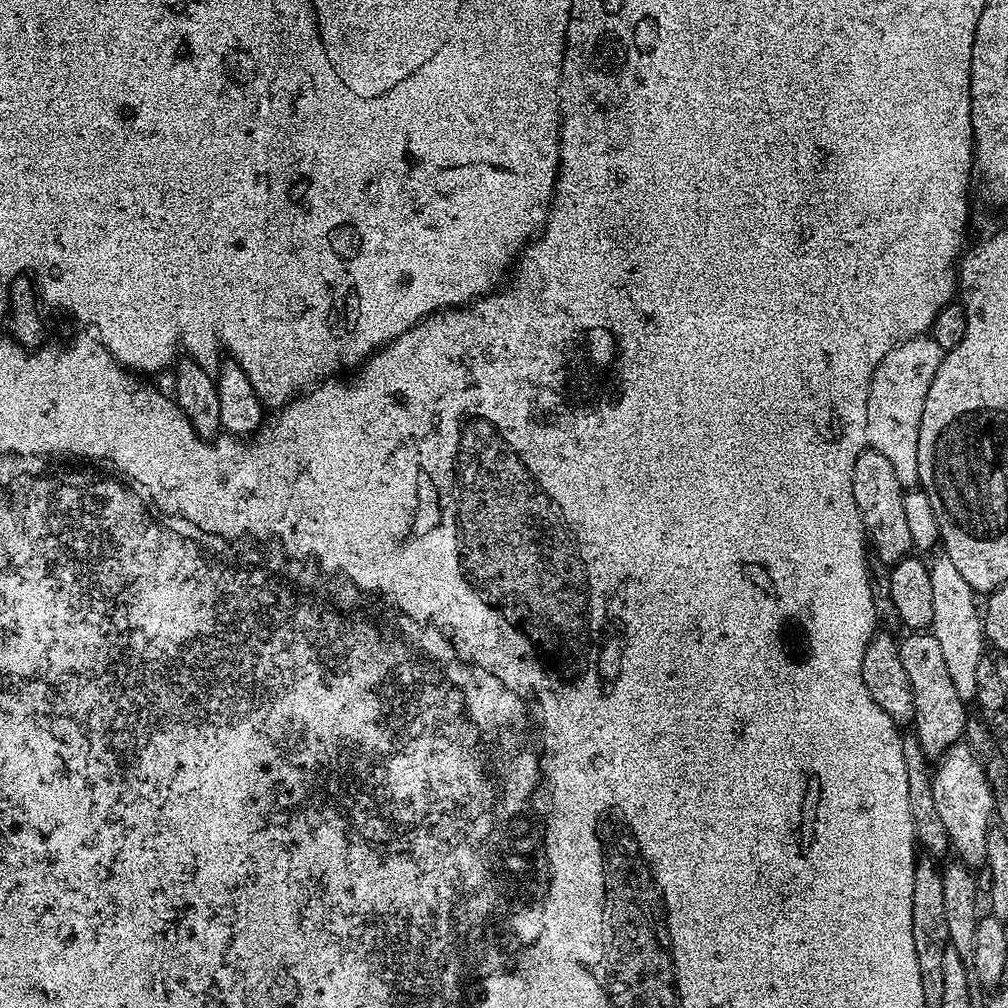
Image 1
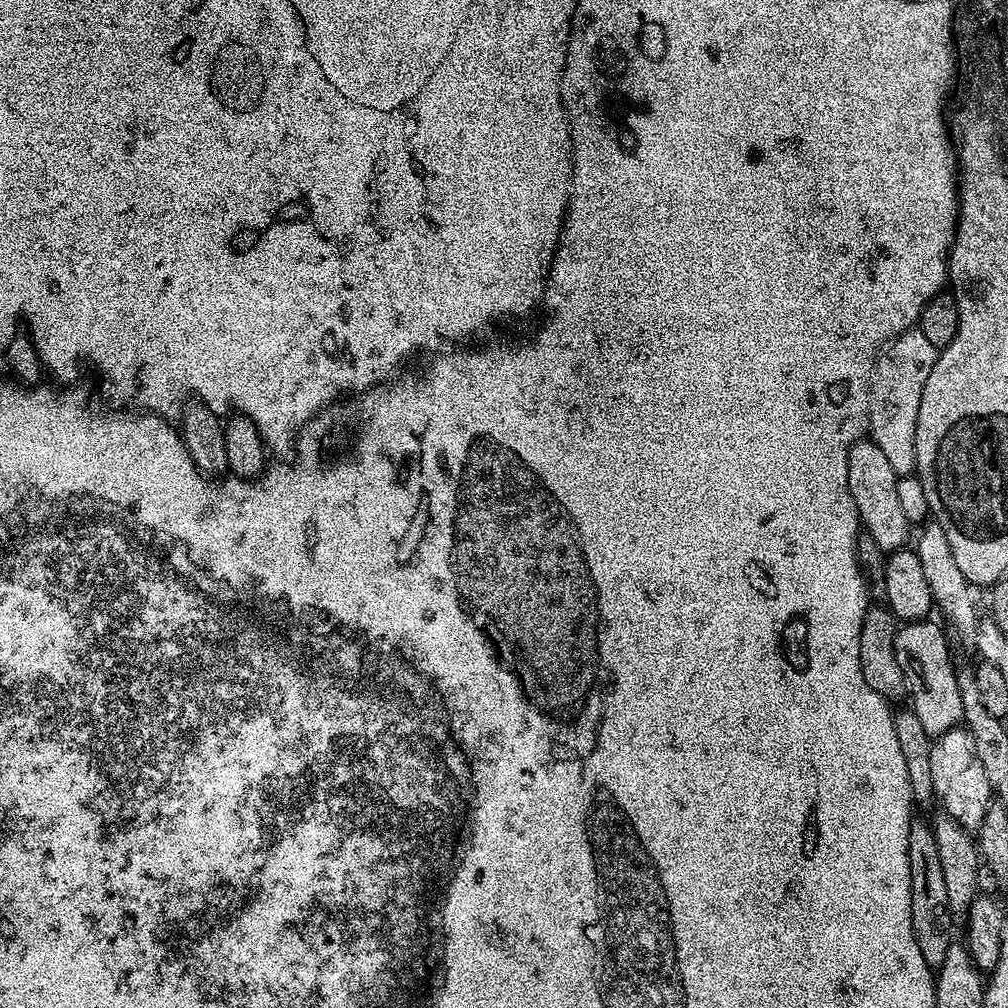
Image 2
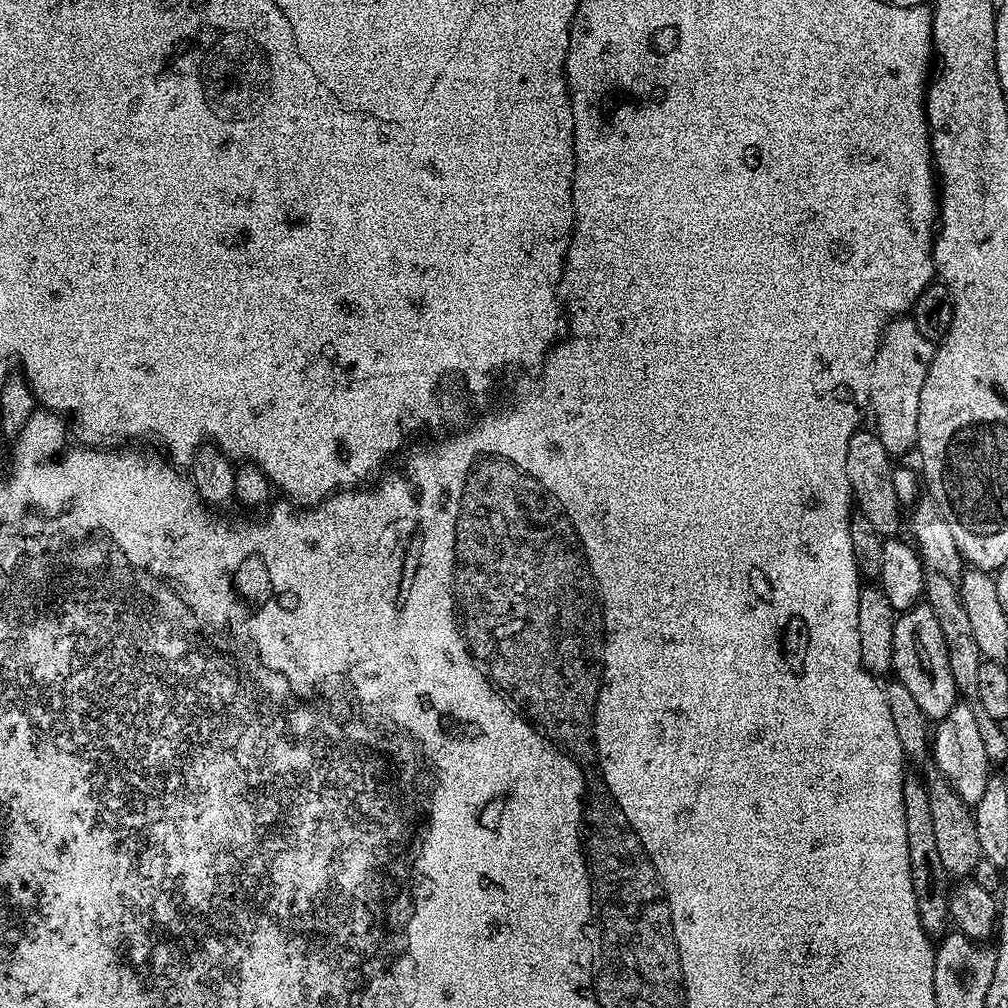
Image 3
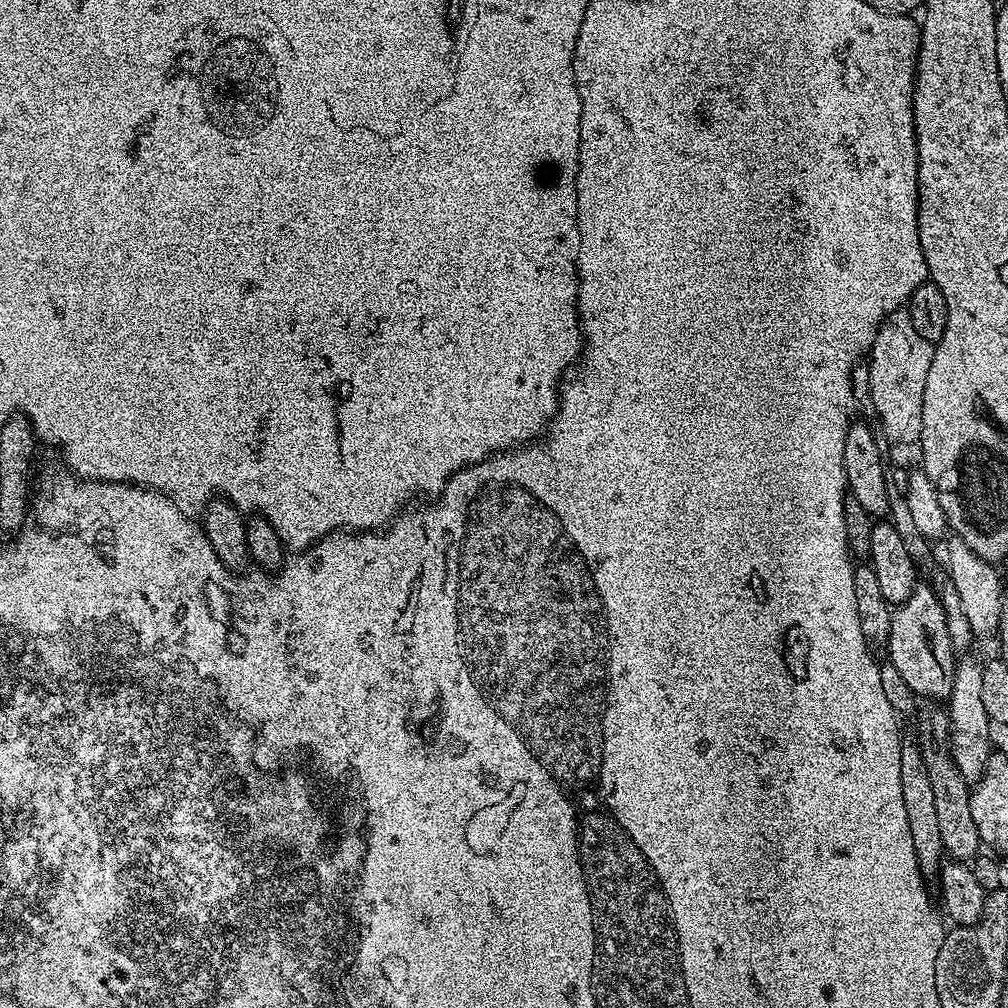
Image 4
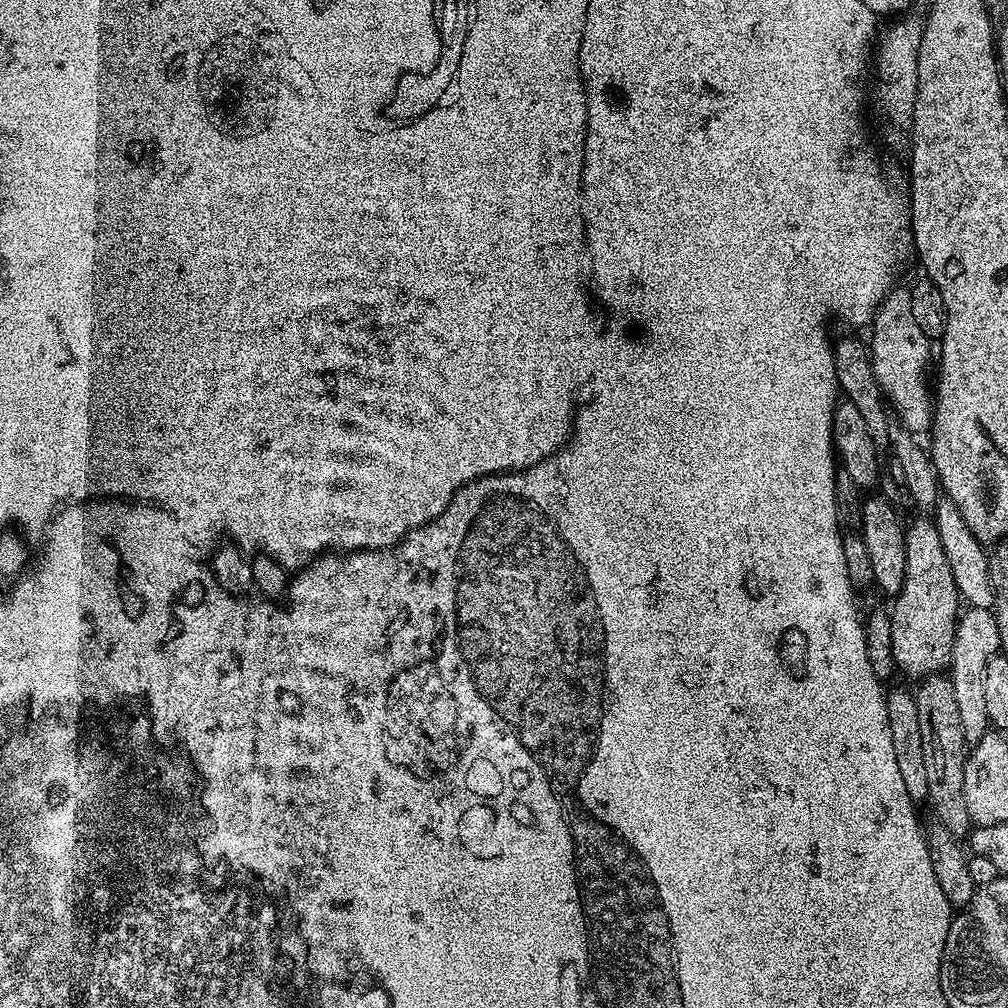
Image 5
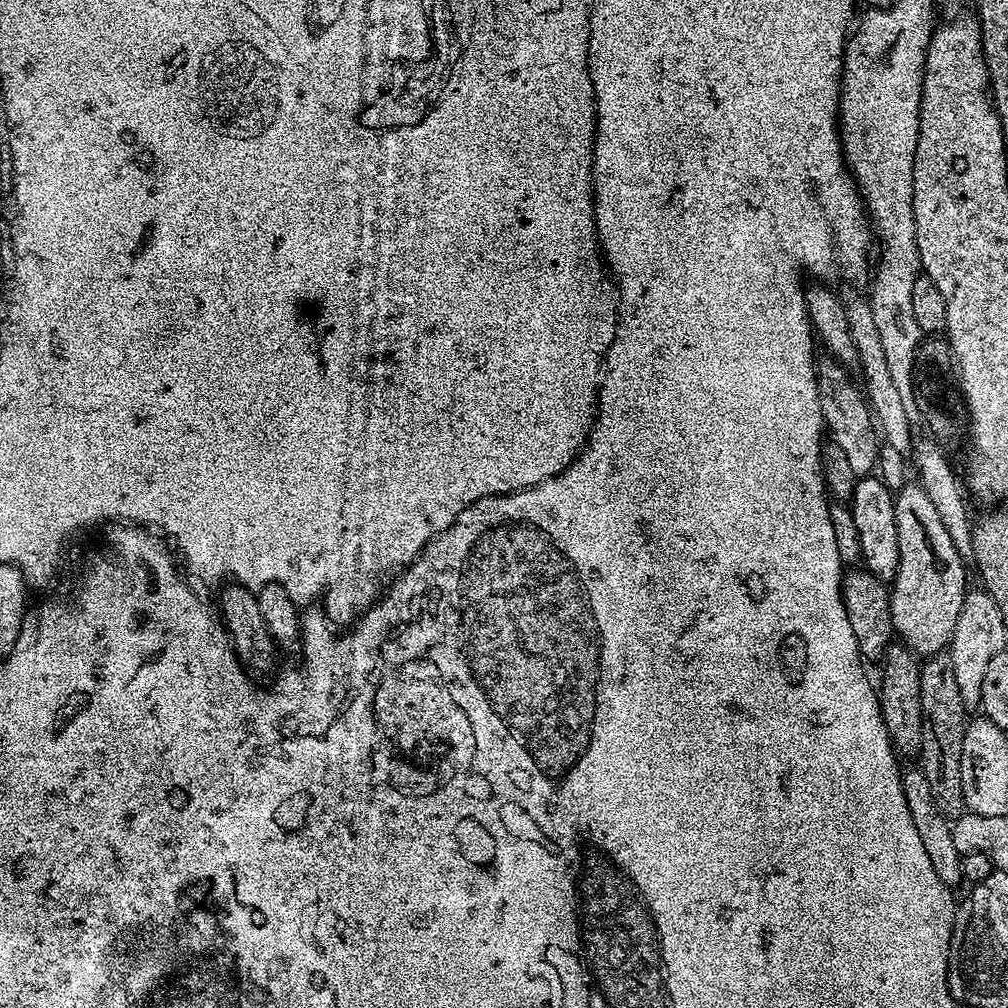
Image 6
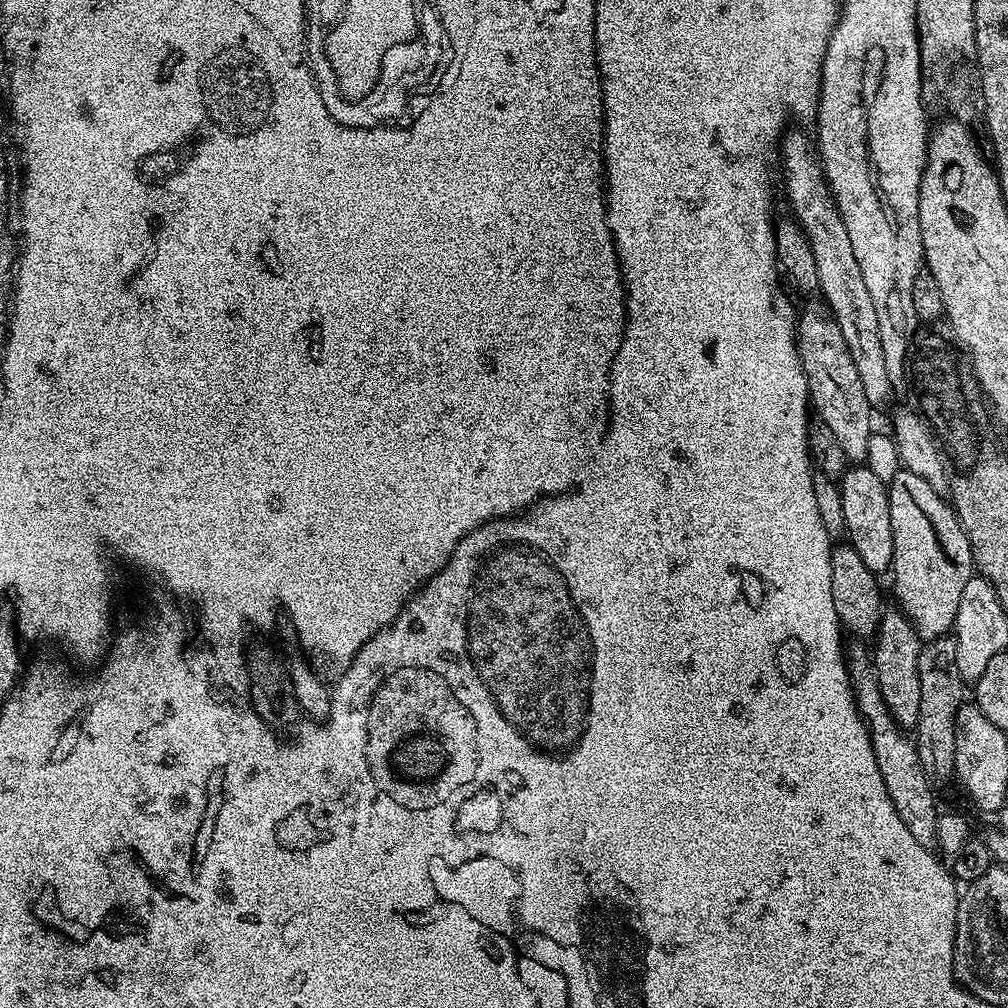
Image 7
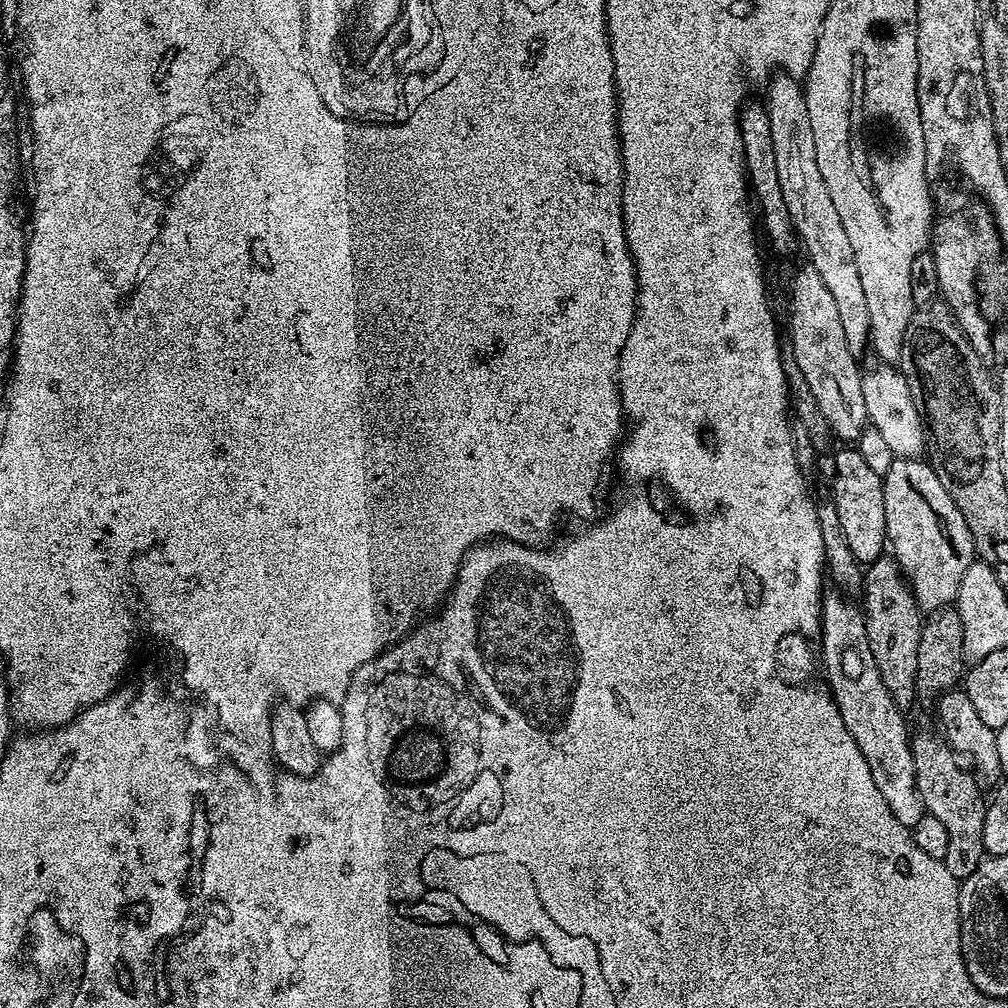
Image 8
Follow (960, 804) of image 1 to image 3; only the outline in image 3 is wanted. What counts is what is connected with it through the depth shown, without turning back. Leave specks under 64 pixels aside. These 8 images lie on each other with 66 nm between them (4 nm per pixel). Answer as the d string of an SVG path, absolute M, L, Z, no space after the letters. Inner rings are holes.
M958 702L950 714L946 714L946 718L935 725L930 736L930 760L936 763L933 764L935 771L947 778L950 786L954 786L956 793L969 806L974 806L982 798L990 779L990 763L981 731L978 730L977 715L977 709L971 703Z

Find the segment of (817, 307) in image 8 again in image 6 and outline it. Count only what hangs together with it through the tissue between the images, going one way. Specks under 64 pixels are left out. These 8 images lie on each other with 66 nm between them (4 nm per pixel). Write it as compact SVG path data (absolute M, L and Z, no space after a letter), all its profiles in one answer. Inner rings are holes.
M821 359L816 365L816 384L820 388L820 417L824 419L824 428L830 435L831 443L837 444L850 462L857 478L863 478L877 467L881 459L881 441L878 428L874 423L872 409L862 393L859 383L851 380L849 369L844 368L834 359Z

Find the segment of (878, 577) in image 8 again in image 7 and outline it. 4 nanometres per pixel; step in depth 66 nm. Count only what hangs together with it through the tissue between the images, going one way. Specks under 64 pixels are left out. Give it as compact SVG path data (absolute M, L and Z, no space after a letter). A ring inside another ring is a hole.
M888 610L883 613L870 648L870 659L876 669L878 686L882 690L886 710L890 710L894 722L901 730L915 729L918 710L922 710L922 682L918 682L918 654L921 647L920 635L903 612Z

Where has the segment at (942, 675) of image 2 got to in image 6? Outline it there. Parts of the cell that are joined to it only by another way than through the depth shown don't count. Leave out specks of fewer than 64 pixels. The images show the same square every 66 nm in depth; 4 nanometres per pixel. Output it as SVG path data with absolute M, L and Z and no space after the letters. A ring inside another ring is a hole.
M919 483L906 485L901 492L895 493L894 499L898 522L898 574L890 584L889 612L892 615L894 633L904 647L915 652L917 657L927 658L943 653L954 638L954 626L958 626L958 614L969 587L968 576L964 573L965 557L954 546L941 515L938 510L934 510L934 502L930 502L930 494L926 494Z

